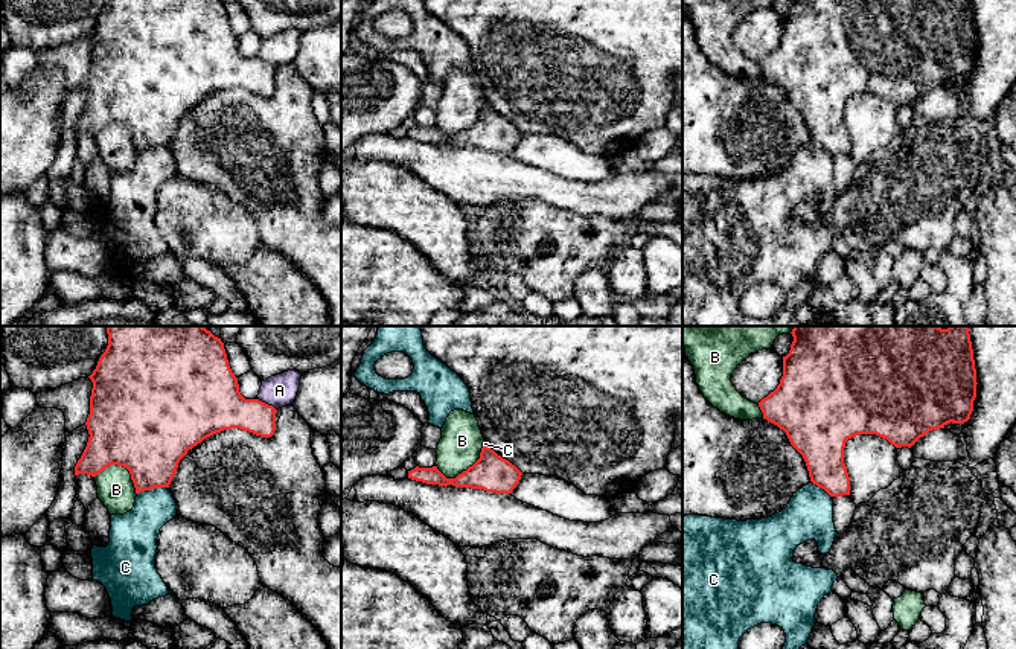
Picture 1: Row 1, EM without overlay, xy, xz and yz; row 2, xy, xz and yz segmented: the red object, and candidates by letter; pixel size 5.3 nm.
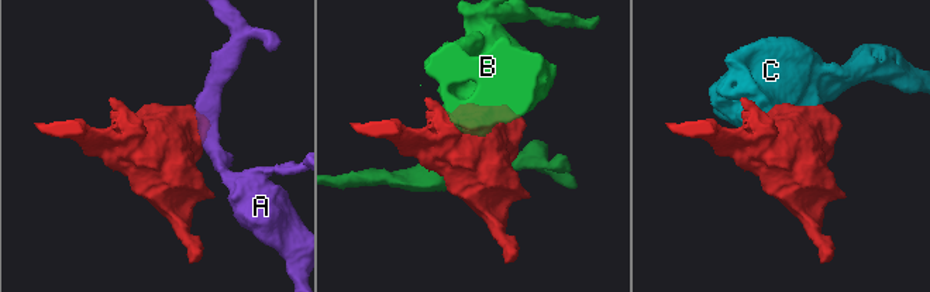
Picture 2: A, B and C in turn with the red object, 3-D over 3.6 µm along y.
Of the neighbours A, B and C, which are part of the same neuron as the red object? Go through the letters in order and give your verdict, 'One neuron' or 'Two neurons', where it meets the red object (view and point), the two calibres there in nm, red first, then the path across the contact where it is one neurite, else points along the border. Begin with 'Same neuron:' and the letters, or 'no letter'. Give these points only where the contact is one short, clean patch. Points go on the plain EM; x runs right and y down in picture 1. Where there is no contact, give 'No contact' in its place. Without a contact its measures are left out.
Same neuron: no letter
A: Two neurons. Touches red at xy (267, 63). Thickness 260 nm (red) against 170 nm. Boundary: xy (258, 57), (276, 69)
B: Two neurons. Touches red at xy (124, 125). Thickness 500 nm (red) against 190 nm
C: Two neurons. Touches red at xy (151, 147). Thickness 380 nm (red) against 240 nm. Boundary: xy (166, 145), (143, 148), (137, 153)

